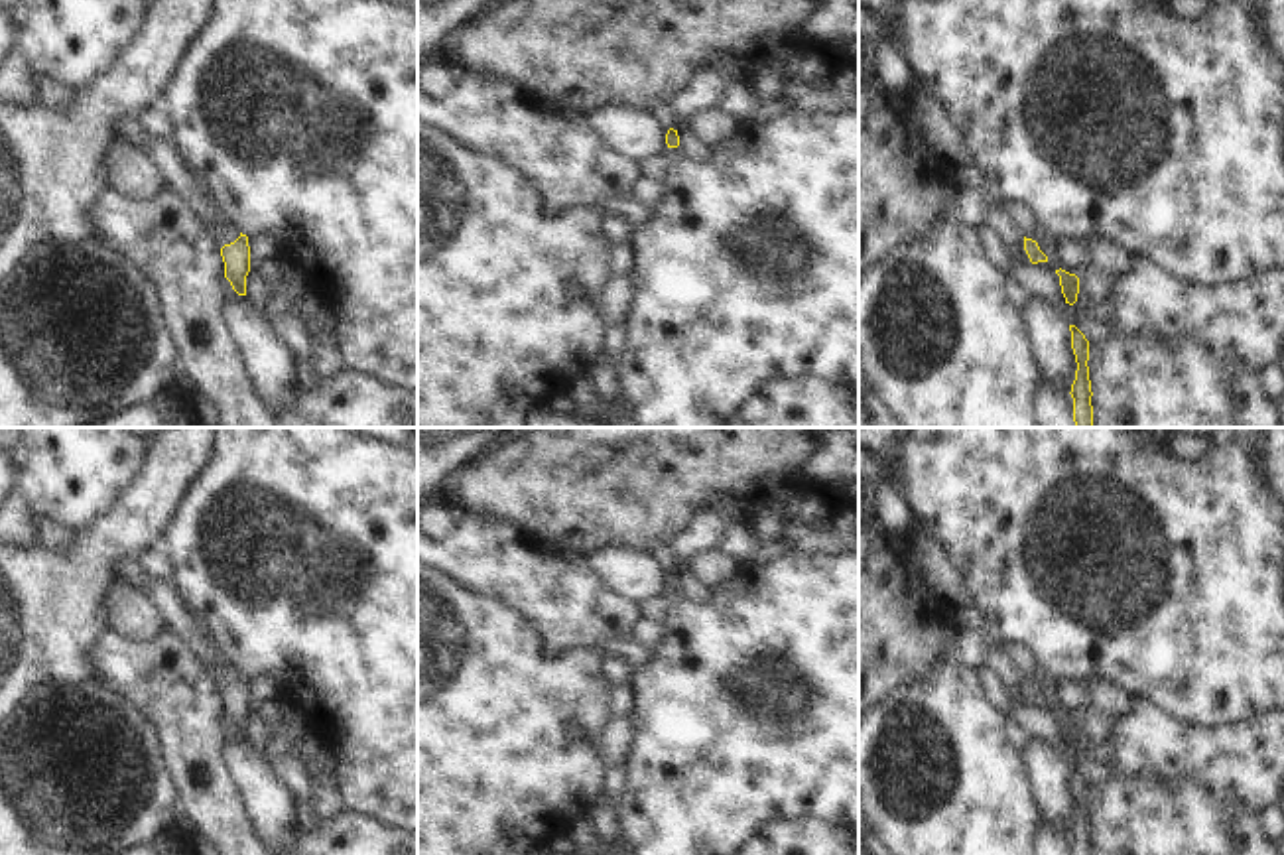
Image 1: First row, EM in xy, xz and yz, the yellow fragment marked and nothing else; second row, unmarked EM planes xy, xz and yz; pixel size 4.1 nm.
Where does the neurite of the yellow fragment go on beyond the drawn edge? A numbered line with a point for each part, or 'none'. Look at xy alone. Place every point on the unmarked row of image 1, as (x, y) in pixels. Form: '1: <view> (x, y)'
1: xy (227, 674).

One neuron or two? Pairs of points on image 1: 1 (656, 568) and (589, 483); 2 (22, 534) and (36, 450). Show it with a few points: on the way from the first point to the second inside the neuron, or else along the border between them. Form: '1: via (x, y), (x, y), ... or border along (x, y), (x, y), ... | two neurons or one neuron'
1: border along (595, 550), (642, 548), (658, 552) | two neurons
2: border along (20, 489), (40, 517) | two neurons

